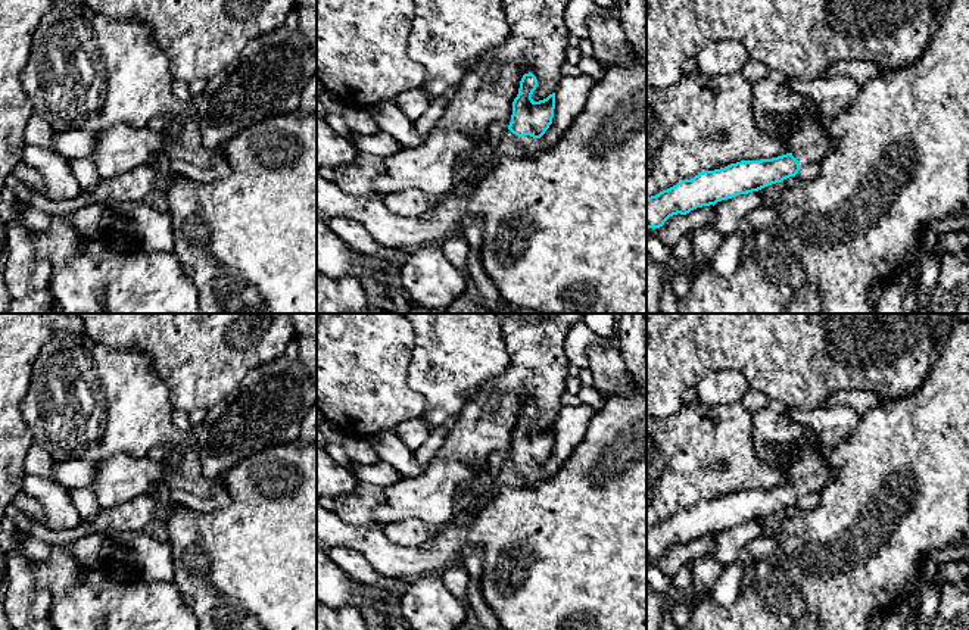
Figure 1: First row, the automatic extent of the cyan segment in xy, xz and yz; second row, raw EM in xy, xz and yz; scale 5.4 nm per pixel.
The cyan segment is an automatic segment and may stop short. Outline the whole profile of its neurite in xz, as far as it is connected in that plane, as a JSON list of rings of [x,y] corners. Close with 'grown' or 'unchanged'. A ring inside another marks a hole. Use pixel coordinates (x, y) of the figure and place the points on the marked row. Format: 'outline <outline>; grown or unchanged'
outline [[[529,72],[520,81],[518,94],[512,102],[511,122],[501,130],[502,138],[517,138],[526,149],[526,159],[535,159],[542,152],[540,137],[552,124],[555,109],[555,93],[535,102],[533,91],[538,87],[536,77]]]; grown

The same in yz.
outline [[[813,116],[801,119],[800,128],[786,138],[786,144],[786,155],[704,171],[648,197],[646,228],[660,228],[673,215],[686,215],[697,208],[714,206],[717,202],[782,183],[795,177],[801,166],[820,163],[836,146],[829,137],[829,128]]]; grown

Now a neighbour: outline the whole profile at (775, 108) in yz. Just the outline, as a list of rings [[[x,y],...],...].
[[[766,78],[751,84],[751,110],[755,127],[766,135],[786,140],[789,130],[798,130],[804,116],[822,122],[820,110],[813,112],[816,102]]]

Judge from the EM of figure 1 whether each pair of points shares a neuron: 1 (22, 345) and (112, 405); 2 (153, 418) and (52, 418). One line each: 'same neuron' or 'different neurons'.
1: different neurons
2: same neuron

